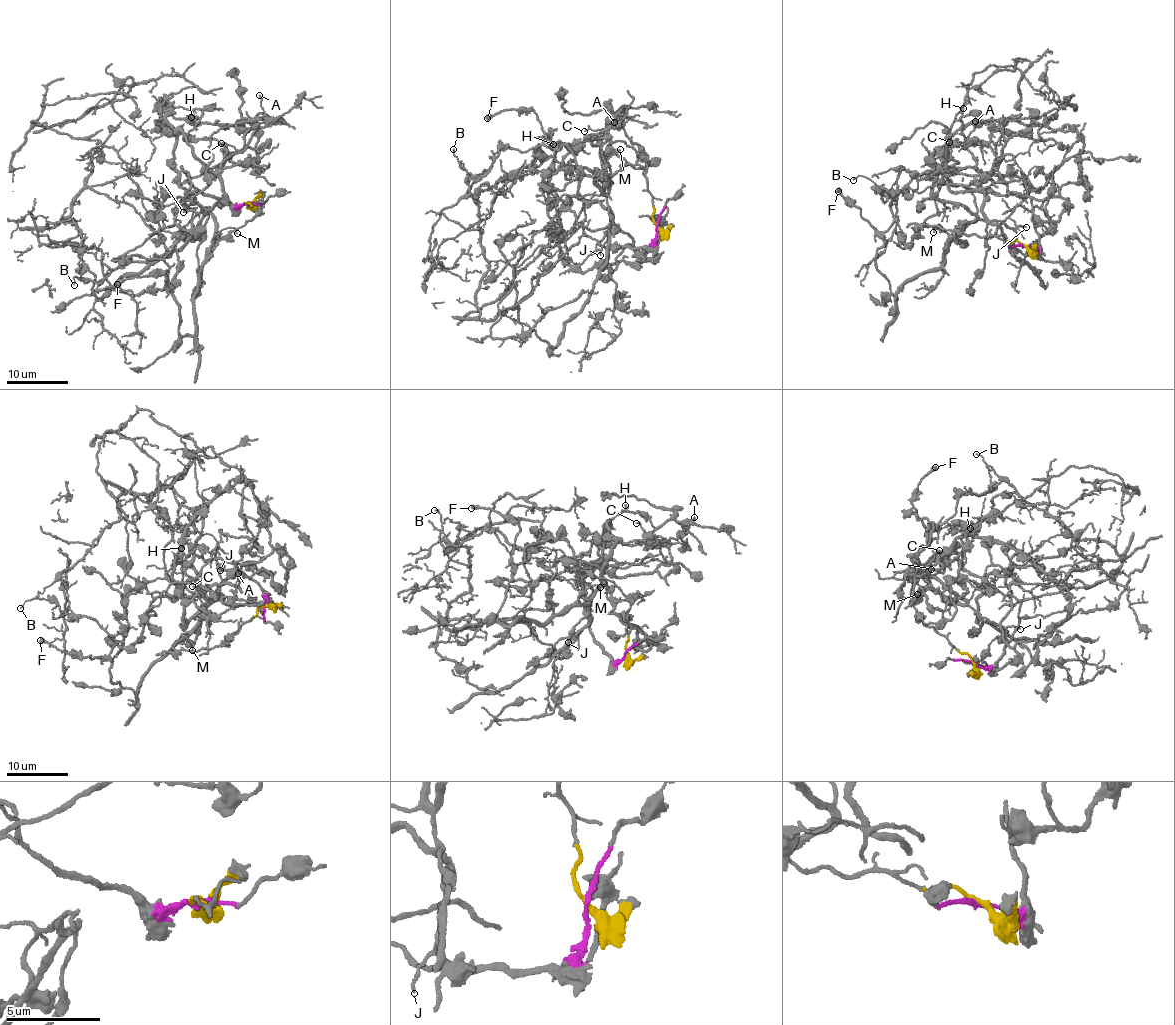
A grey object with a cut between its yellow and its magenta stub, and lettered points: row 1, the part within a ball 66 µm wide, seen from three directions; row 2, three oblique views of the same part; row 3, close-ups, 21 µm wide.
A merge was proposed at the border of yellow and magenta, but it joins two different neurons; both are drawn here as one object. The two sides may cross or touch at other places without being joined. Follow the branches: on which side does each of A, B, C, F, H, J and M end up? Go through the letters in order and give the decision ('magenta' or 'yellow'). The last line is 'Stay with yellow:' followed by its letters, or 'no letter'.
A: yellow
B: yellow
C: yellow
F: yellow
H: yellow
J: yellow
M: yellow
Stay with yellow: A, B, C, F, H, J, M

